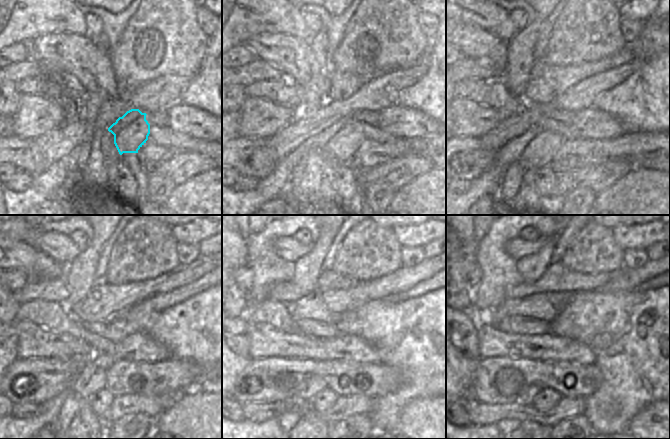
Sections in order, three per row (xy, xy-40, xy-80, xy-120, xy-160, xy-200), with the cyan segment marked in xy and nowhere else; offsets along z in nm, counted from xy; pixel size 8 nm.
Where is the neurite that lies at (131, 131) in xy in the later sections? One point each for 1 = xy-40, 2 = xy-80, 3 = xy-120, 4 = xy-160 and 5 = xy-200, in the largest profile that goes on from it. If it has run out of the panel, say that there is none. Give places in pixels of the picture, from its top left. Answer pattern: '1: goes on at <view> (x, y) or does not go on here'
1: goes on at xy-40 (343, 139)
2: goes on at xy-80 (539, 153)
3: goes on at xy-120 (92, 378)
4: goes on at xy-160 (311, 384)
5: goes on at xy-200 (525, 398)

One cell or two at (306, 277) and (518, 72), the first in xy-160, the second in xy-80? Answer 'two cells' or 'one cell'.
one cell

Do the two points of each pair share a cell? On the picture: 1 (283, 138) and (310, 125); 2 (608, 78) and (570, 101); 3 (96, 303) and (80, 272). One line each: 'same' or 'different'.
1: same
2: same
3: different

